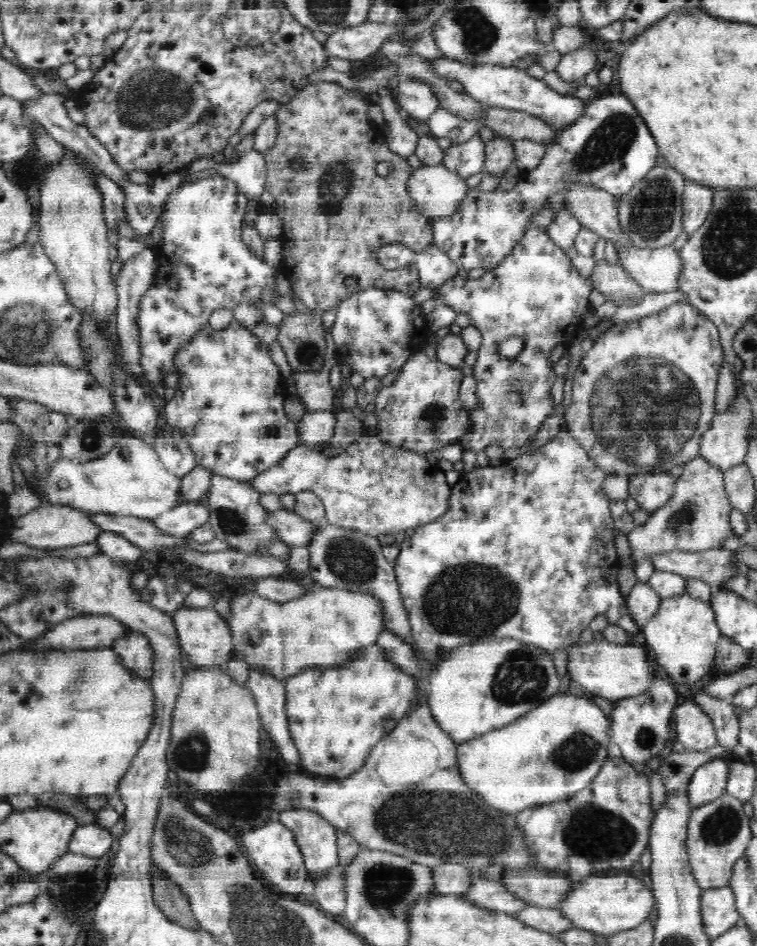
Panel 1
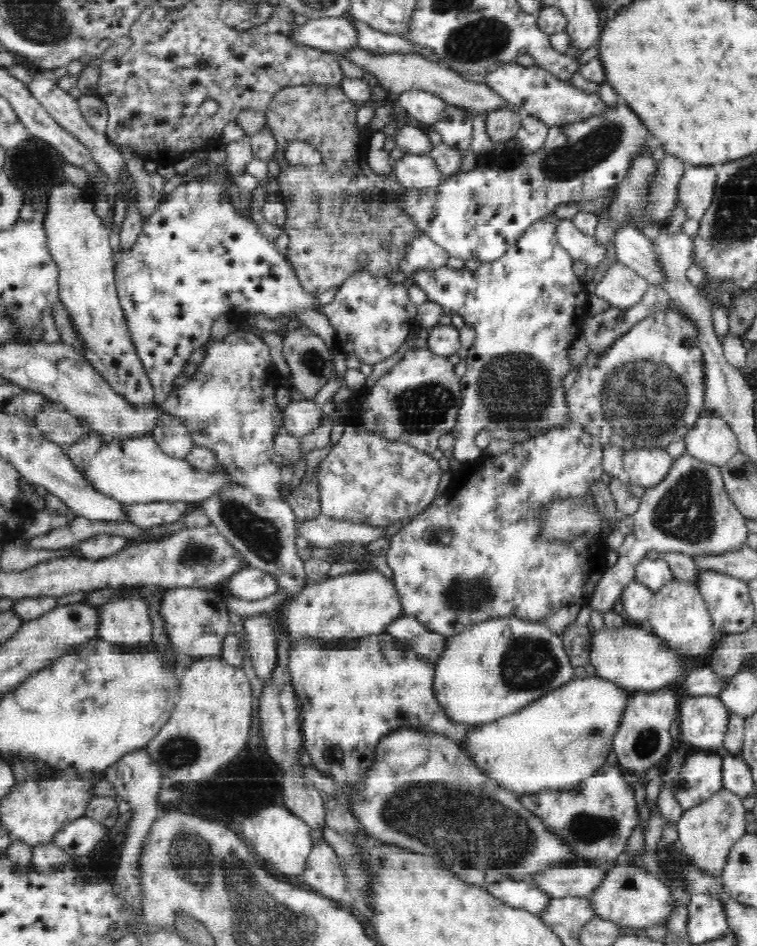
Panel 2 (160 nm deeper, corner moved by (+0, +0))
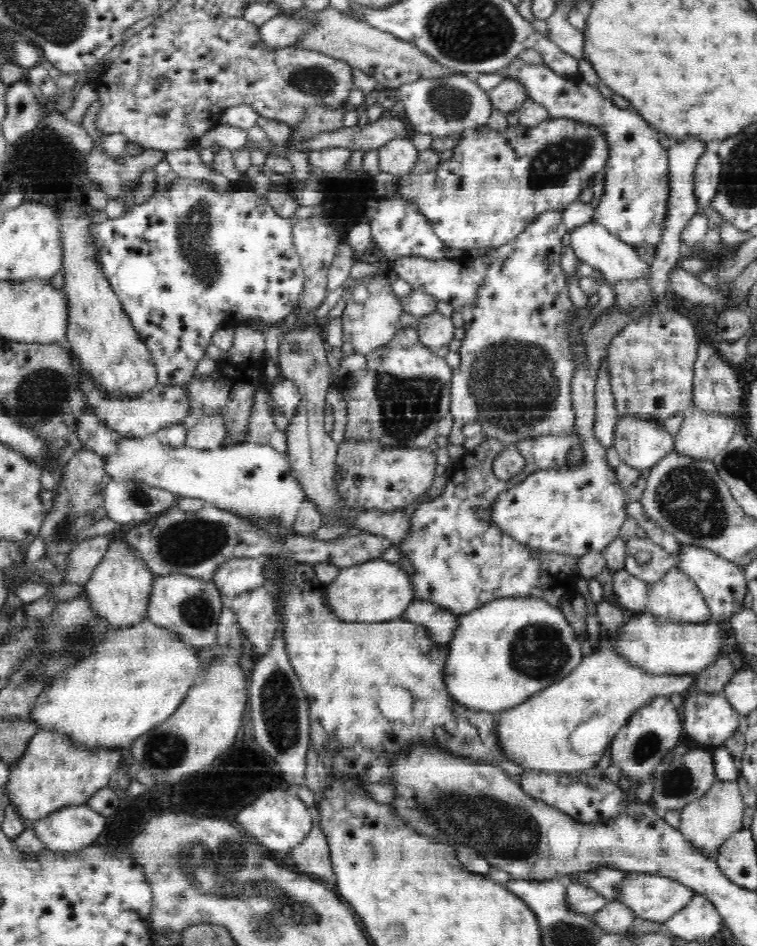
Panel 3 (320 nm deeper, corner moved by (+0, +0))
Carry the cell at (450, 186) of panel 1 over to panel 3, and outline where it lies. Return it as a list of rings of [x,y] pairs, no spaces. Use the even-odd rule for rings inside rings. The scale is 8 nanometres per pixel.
[[[390,139],[378,149],[379,169],[399,176],[412,174],[418,153],[419,150],[414,146],[412,139]]]

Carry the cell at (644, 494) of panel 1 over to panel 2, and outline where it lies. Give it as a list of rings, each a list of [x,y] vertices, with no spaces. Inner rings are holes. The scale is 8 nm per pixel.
[[[642,448],[624,452],[623,466],[625,479],[631,484],[654,488],[661,483],[672,470],[674,460],[666,448]]]

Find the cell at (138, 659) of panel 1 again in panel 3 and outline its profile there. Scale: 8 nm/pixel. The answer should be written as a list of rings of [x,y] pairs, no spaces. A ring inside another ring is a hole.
[[[122,533],[111,537],[103,557],[92,576],[83,585],[83,590],[88,595],[92,609],[102,620],[108,621],[113,630],[133,627],[147,618],[149,596],[155,576],[147,571],[147,565],[143,560],[139,560],[138,555],[131,554],[130,547],[126,546],[126,537]]]

